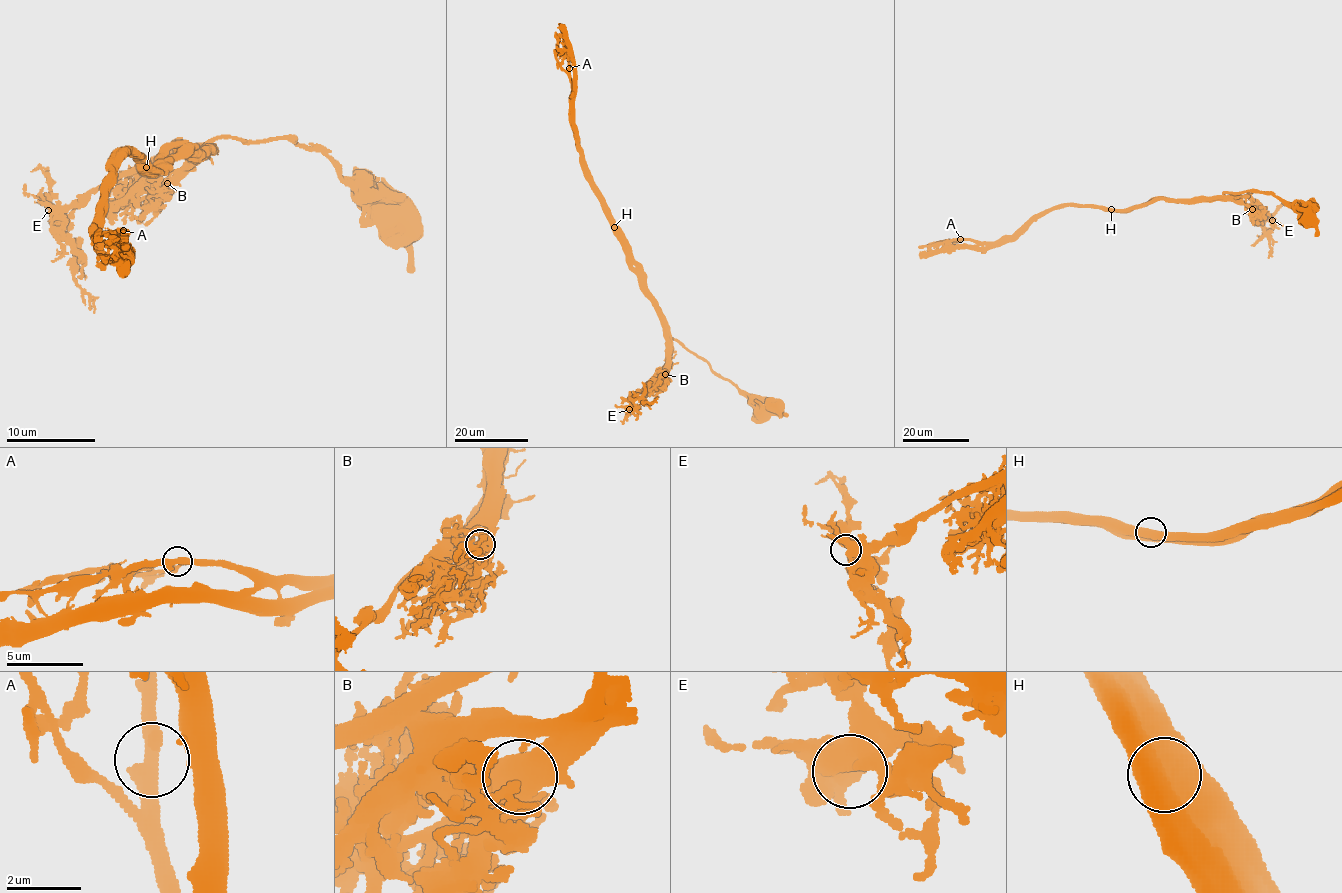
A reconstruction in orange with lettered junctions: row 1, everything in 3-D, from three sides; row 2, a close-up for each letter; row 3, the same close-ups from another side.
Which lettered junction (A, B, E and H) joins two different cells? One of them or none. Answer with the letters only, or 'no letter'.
H

